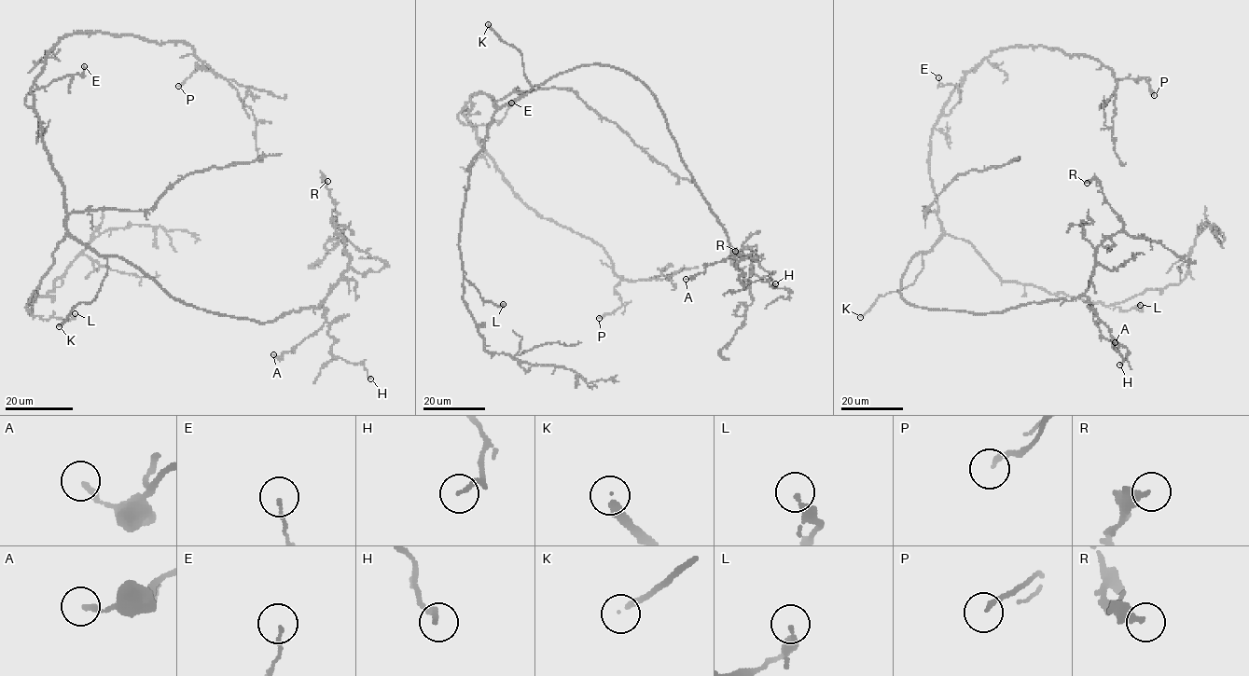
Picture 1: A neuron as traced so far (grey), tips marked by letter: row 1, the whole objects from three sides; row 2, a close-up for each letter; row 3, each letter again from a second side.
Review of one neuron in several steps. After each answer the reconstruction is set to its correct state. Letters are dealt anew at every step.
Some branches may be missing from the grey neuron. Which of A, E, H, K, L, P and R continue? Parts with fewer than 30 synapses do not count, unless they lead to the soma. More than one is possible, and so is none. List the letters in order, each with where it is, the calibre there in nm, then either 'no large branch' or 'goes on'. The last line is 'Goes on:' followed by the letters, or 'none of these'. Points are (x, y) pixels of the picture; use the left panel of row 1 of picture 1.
A: (273, 354) | 200 nm | no large branch
E: (84, 66) | 110 nm | no large branch
H: (370, 379) | 140 nm | no large branch
K: (59, 326) | 240 nm | goes on
L: (75, 313) | 190 nm | no large branch
P: (178, 86) | 170 nm | no large branch
R: (327, 181) | 400 nm | no large branch
Goes on: K

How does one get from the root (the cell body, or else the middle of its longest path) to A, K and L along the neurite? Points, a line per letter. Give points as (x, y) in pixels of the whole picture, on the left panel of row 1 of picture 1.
A: (81, 241), (210, 311), (270, 323), (321, 302), (324, 324), (293, 351), (273, 354)
K: (81, 241), (106, 259), (106, 274), (96, 298), (89, 303), (79, 302), (59, 326)
L: (81, 241), (65, 237), (58, 243), (52, 266), (26, 304), (31, 315), (43, 320), (70, 321), (75, 313)

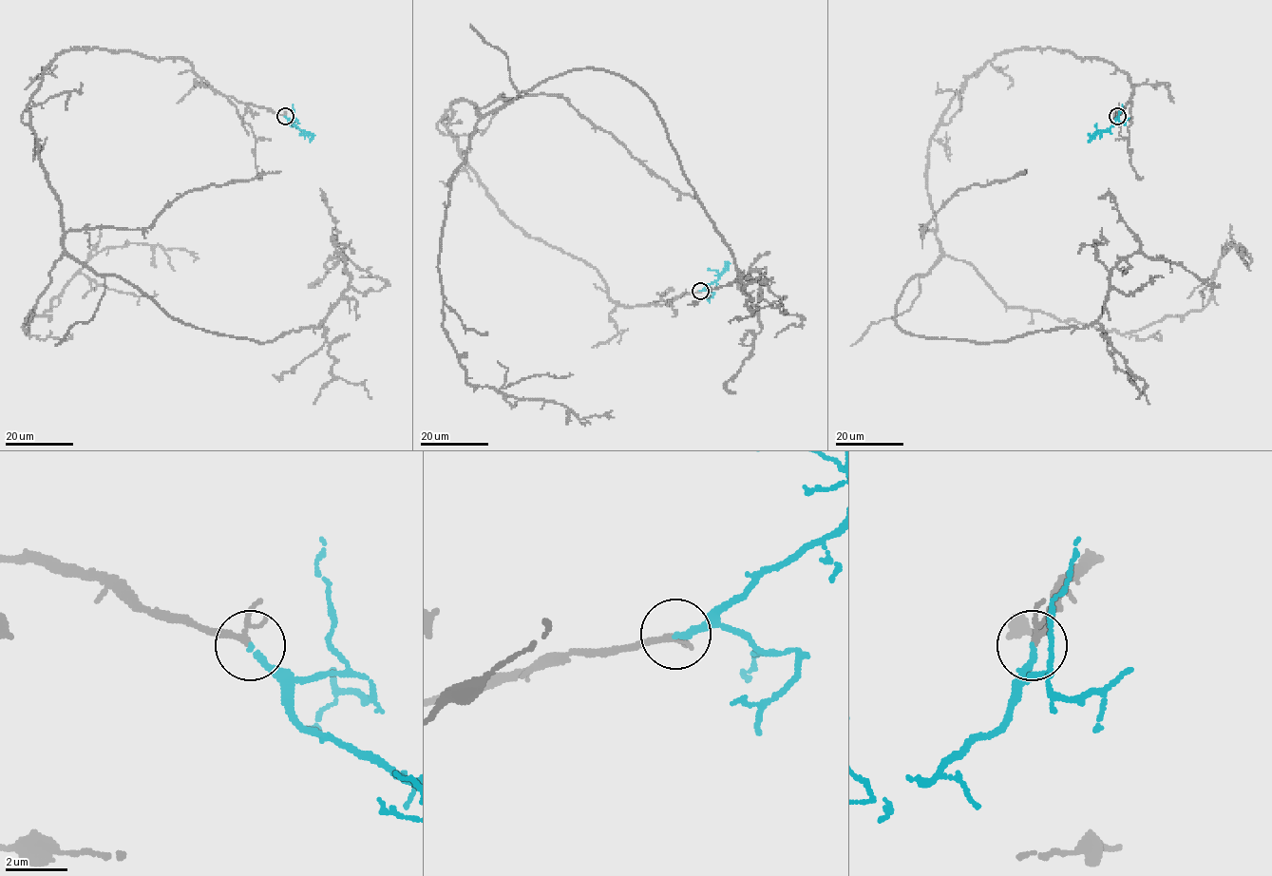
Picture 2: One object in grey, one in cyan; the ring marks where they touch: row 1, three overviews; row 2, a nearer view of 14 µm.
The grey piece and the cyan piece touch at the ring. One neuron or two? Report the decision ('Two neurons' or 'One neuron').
One neuron

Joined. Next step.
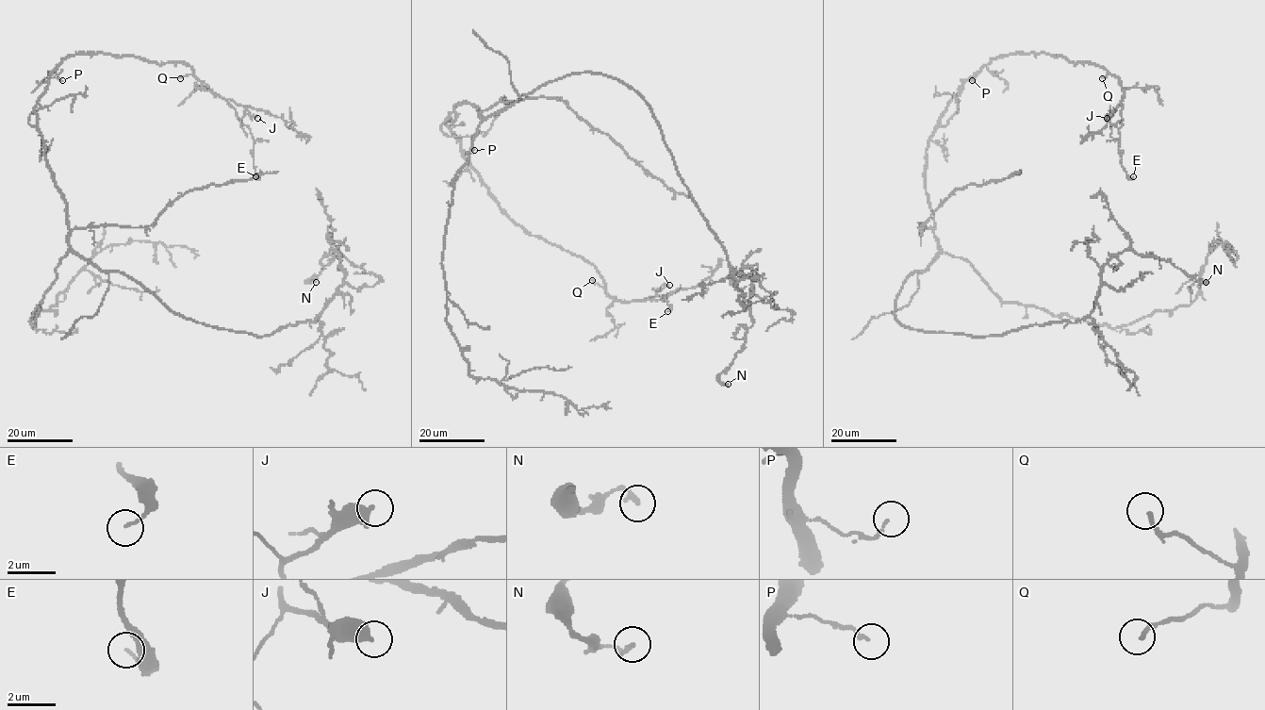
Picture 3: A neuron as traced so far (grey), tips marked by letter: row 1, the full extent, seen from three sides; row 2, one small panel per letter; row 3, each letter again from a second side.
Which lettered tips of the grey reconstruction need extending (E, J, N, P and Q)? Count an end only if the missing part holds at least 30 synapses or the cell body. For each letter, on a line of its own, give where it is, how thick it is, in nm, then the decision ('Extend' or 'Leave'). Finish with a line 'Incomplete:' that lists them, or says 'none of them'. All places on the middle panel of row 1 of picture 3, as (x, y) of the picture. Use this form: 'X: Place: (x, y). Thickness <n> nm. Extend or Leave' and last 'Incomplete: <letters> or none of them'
E: Place: (667, 311). Thickness 130 nm. Leave
J: Place: (669, 285). Thickness 500 nm. Leave
N: Place: (728, 384). Thickness 200 nm. Leave
P: Place: (474, 150). Thickness 130 nm. Leave
Q: Place: (592, 280). Thickness 150 nm. Leave
Incomplete: none of them

